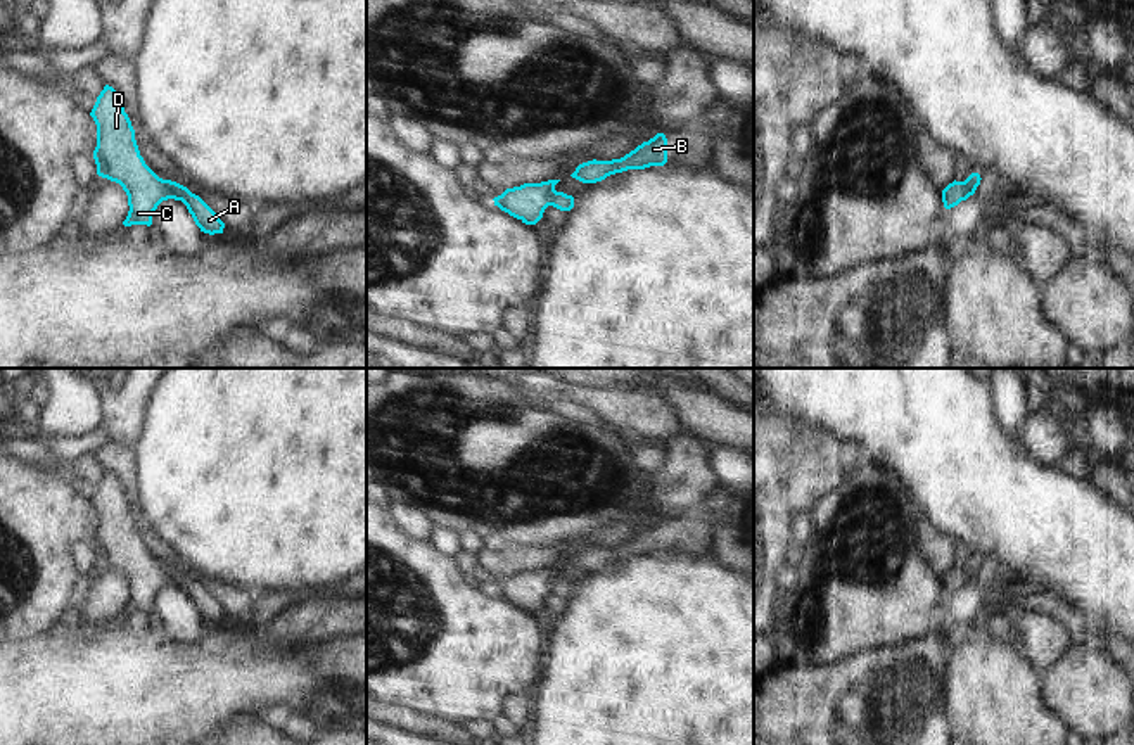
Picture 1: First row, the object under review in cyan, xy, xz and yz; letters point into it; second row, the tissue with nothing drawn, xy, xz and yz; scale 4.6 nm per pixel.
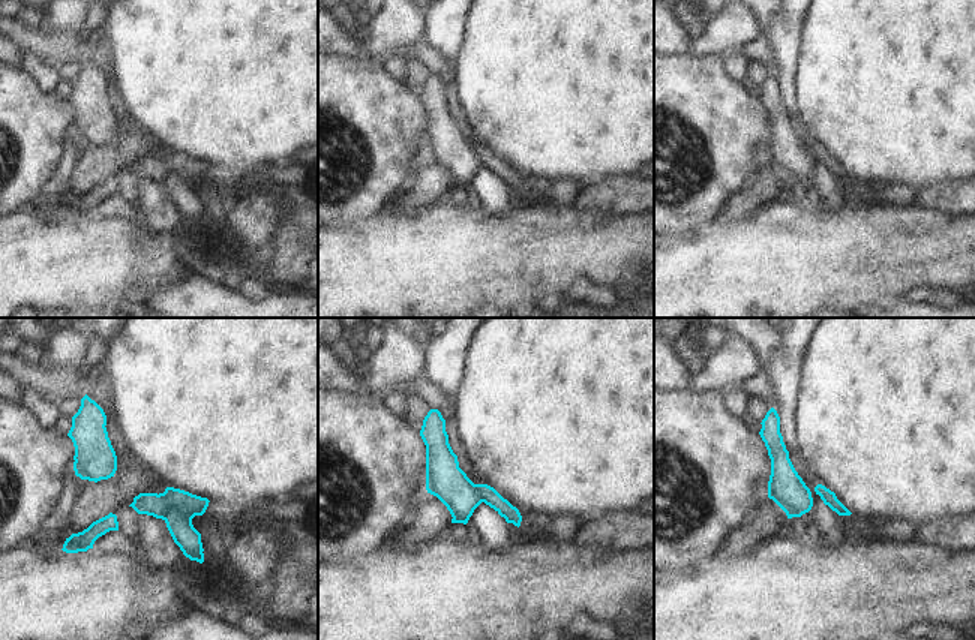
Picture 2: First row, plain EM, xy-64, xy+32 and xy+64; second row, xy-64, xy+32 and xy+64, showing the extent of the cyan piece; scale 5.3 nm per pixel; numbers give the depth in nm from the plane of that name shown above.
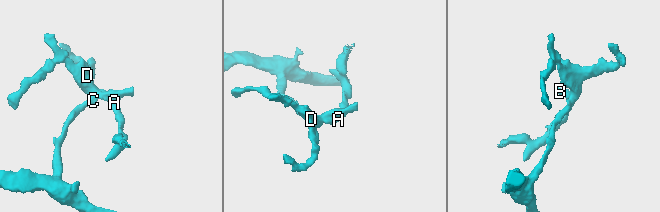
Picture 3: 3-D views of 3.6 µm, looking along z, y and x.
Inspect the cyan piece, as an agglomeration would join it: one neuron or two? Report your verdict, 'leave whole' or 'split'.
split

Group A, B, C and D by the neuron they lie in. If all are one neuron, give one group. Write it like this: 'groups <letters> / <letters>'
groups A / B C D

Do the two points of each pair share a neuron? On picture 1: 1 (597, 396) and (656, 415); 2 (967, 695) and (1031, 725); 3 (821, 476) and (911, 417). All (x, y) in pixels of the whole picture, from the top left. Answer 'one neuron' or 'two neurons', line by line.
1: one neuron
2: one neuron
3: two neurons

